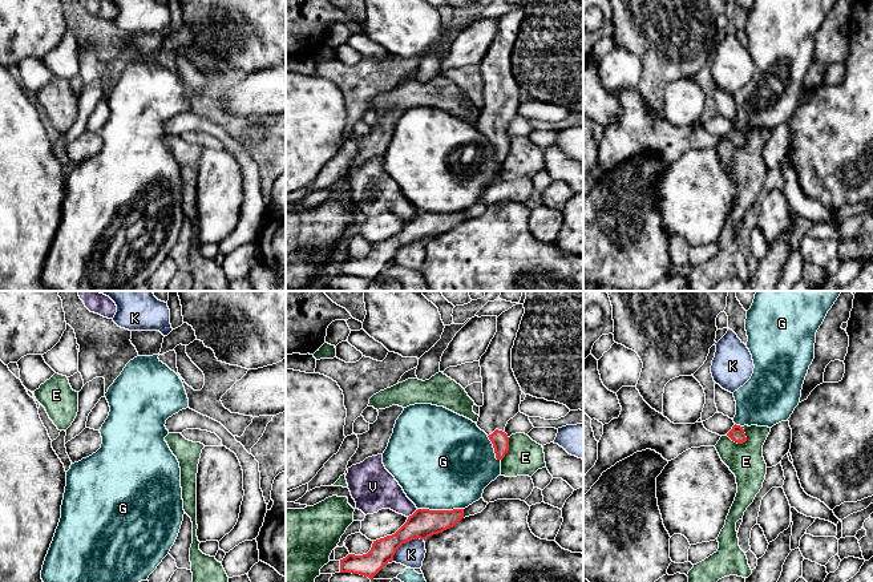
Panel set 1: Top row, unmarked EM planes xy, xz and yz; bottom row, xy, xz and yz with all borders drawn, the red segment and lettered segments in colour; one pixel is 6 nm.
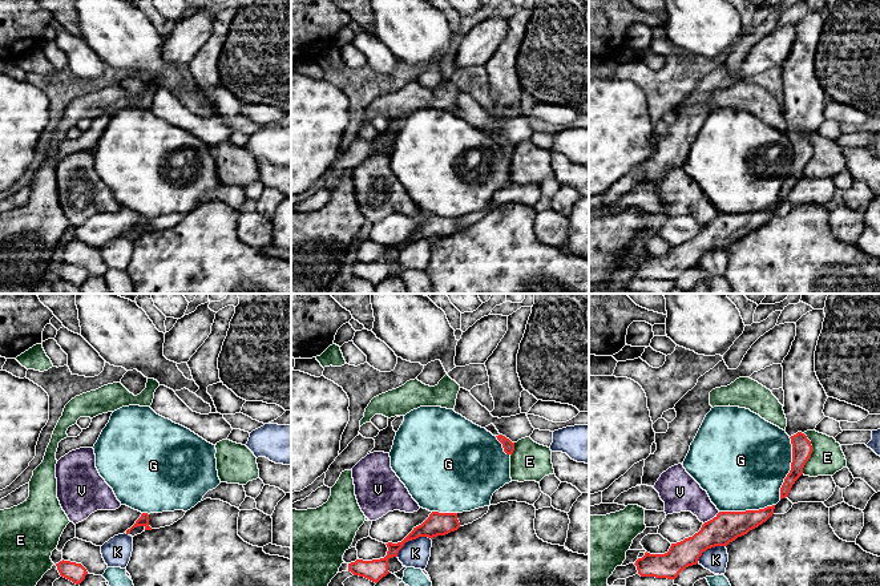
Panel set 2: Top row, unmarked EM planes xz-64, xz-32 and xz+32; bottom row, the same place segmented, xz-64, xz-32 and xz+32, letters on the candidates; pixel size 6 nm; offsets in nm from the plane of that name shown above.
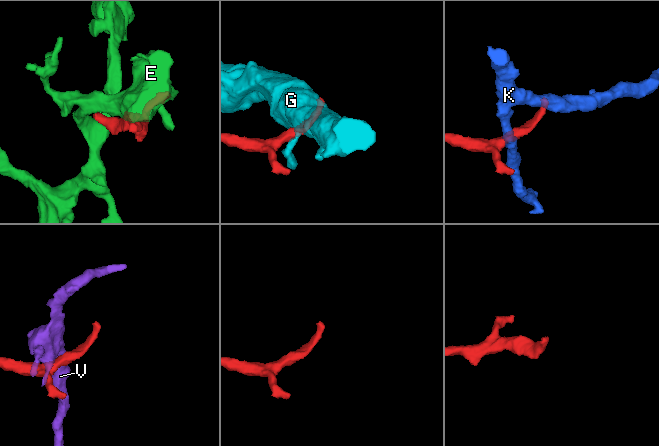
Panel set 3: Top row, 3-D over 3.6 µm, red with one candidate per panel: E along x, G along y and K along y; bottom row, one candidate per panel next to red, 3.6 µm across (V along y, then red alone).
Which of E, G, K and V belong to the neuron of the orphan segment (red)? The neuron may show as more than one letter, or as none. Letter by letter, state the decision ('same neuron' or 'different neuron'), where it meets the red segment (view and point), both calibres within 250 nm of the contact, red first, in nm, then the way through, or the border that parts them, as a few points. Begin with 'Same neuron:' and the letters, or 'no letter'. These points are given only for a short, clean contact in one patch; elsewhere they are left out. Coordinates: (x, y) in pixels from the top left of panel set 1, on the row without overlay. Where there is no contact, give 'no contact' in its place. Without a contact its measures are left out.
Same neuron: no letter
E: different neuron; meets red in yz at (736, 144); 90 nm thick on the red side, 220 nm on the other
G: different neuron; meets red in xz at (440, 213); 170 nm thick on the red side, 500 nm on the other
K: different neuron; meets red in xz at (404, 245); 170 nm thick on the red side, 160 nm on the other; border along xz (423, 241), (412, 241), (404, 245), (396, 253), (392, 262)
V: different neuron; meets red in xz at (413, 215); 170 nm thick on the red side, 220 nm on the other; border along xz (417, 211), (408, 219)

